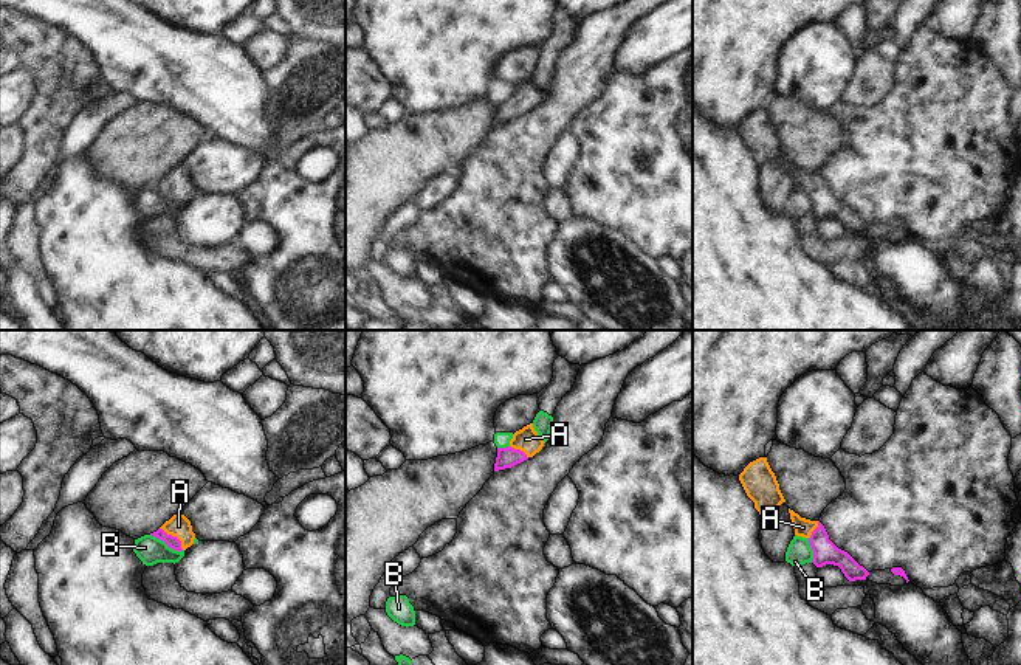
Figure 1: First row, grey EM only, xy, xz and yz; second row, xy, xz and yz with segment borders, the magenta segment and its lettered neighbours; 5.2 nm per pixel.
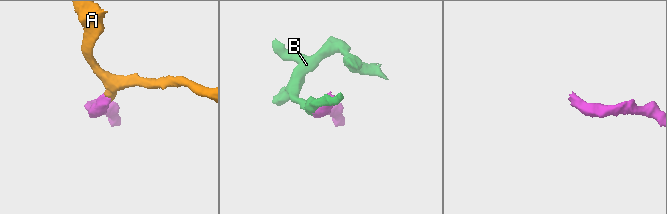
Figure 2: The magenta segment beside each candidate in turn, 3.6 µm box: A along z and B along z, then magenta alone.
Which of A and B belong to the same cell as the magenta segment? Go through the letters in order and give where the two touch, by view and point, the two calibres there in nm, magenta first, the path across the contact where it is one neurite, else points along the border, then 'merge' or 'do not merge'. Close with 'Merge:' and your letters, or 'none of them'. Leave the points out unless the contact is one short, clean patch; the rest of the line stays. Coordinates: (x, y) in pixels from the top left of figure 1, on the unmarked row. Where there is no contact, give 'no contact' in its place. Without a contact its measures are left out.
A: meets magenta in xy at (174, 189); 70 nm thick on the magenta side, 120 nm on the other; runs through xy (174, 196), (174, 189), (178, 179); merge
B: meets magenta in xy at (166, 196); 70 nm thick on the magenta side, 140 nm on the other; do not merge
Merge: A

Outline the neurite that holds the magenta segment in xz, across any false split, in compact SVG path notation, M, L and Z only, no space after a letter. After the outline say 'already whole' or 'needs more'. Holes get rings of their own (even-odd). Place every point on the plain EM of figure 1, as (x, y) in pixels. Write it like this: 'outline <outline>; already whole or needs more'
outline M533 76L513 87L507 101L497 101L494 124L511 121L528 110L533 110L544 99L542 90L535 84Z; needs more

